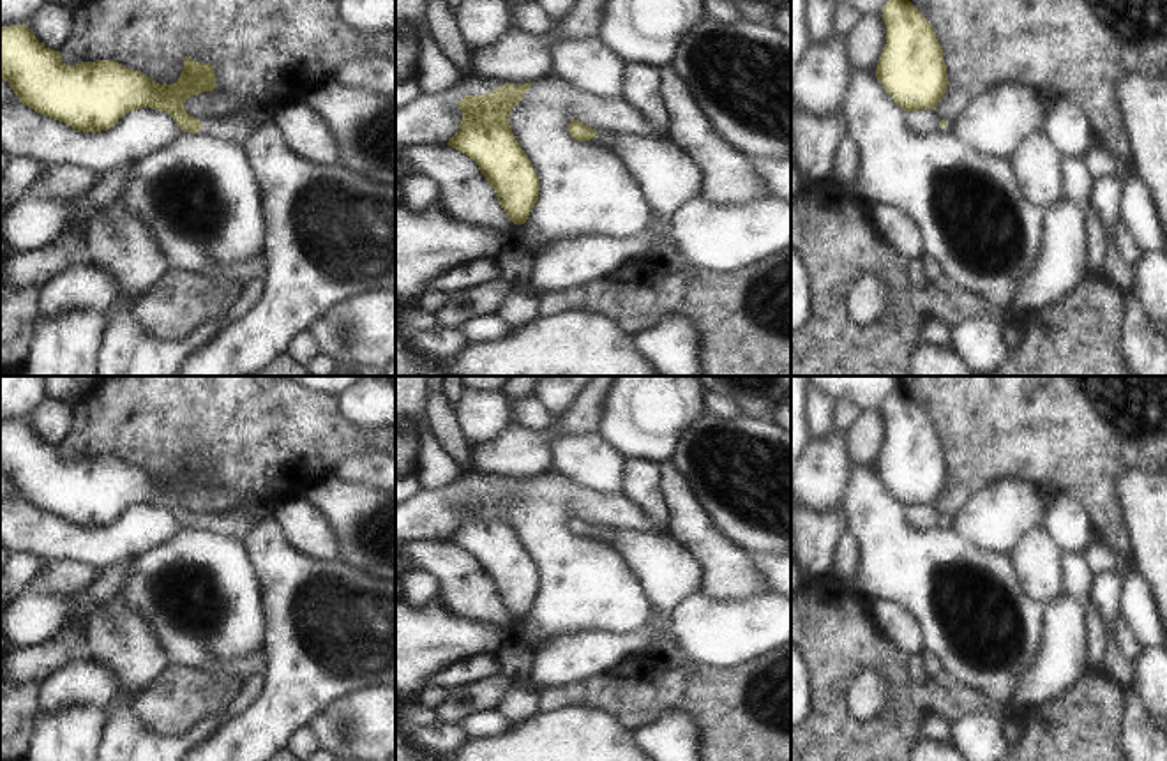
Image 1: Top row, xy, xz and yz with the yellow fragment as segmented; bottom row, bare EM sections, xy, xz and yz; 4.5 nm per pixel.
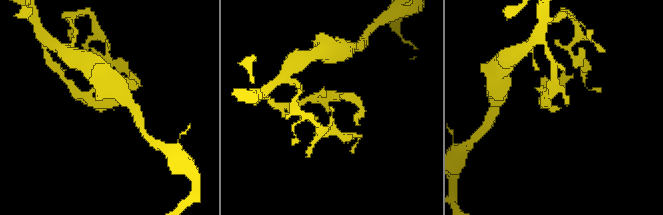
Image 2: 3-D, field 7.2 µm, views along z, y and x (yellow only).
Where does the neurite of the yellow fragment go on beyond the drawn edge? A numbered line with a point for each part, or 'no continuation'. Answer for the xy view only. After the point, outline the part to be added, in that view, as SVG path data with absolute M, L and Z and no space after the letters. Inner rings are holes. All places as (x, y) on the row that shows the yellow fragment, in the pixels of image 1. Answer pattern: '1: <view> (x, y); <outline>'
1: xy (235, 131); M201 118L200 132L207 132L214 138L226 139L230 143L244 145L254 132L254 124L244 120L226 120L226 118Z

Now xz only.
1: xz (666, 177); M597 129L597 143L614 152L625 171L651 208L646 263L662 263L671 268L690 265L667 235L659 230L667 226L676 210L701 192L701 173L690 157L667 138L618 134Z

